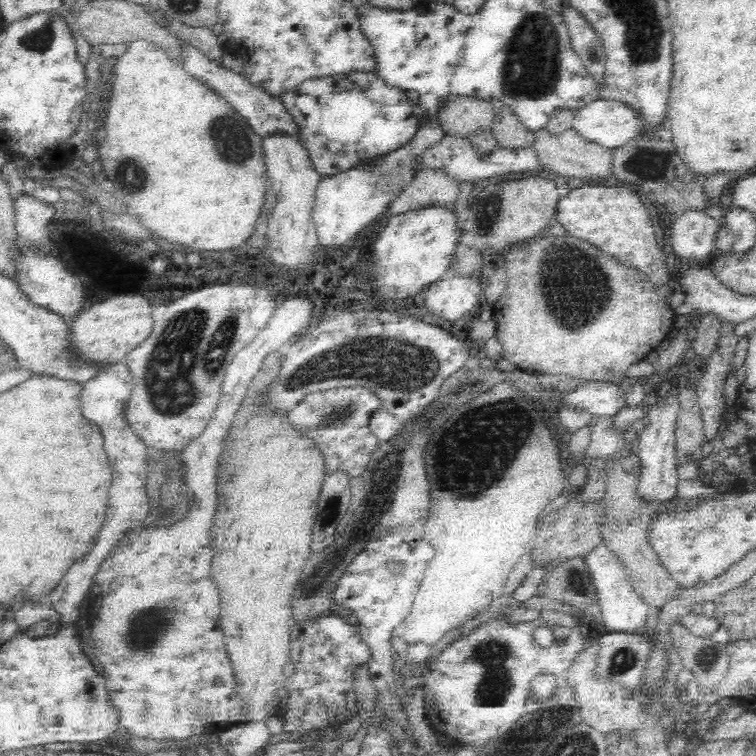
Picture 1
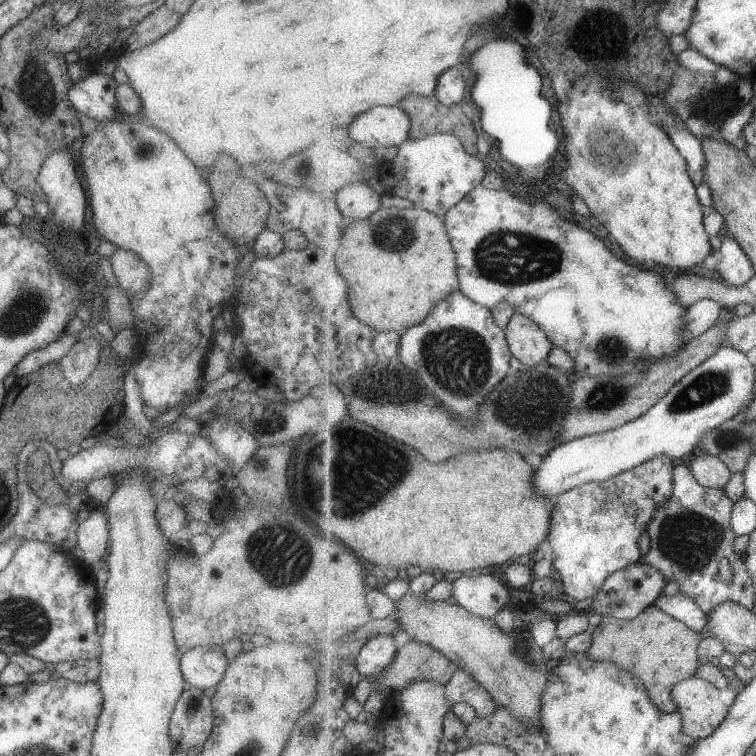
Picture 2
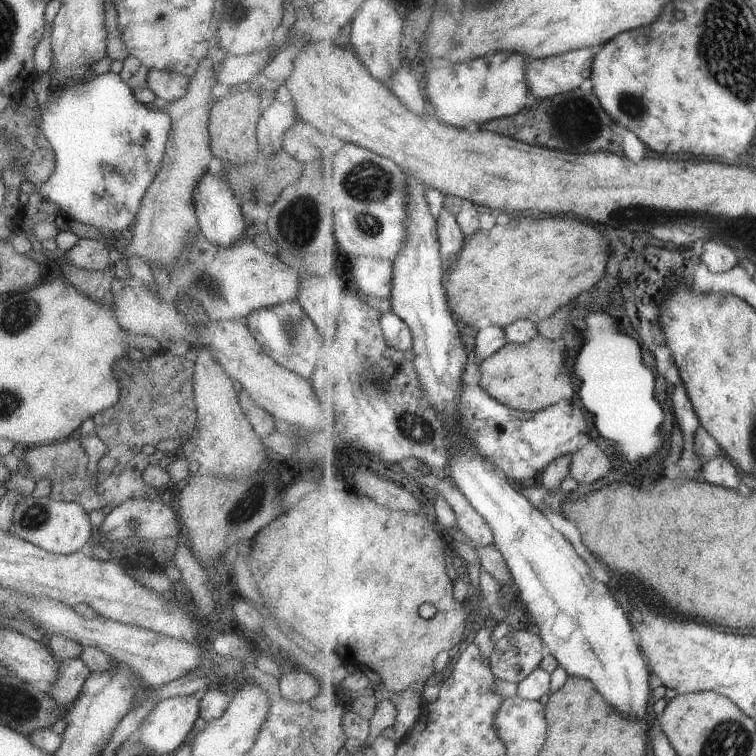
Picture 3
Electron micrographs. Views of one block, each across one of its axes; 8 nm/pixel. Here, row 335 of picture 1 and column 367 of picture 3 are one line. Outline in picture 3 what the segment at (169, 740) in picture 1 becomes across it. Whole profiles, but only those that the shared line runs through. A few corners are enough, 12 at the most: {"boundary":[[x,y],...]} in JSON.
{"boundary":[[373,256],[345,264],[368,297],[392,298],[394,264]]}

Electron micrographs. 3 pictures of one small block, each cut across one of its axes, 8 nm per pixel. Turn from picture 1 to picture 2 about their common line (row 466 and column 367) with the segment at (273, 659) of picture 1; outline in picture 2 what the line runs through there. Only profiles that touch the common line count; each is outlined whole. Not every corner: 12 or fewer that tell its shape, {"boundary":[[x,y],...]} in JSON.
{"boundary":[[381,207],[336,263],[361,322],[403,334],[461,291],[445,216]]}

